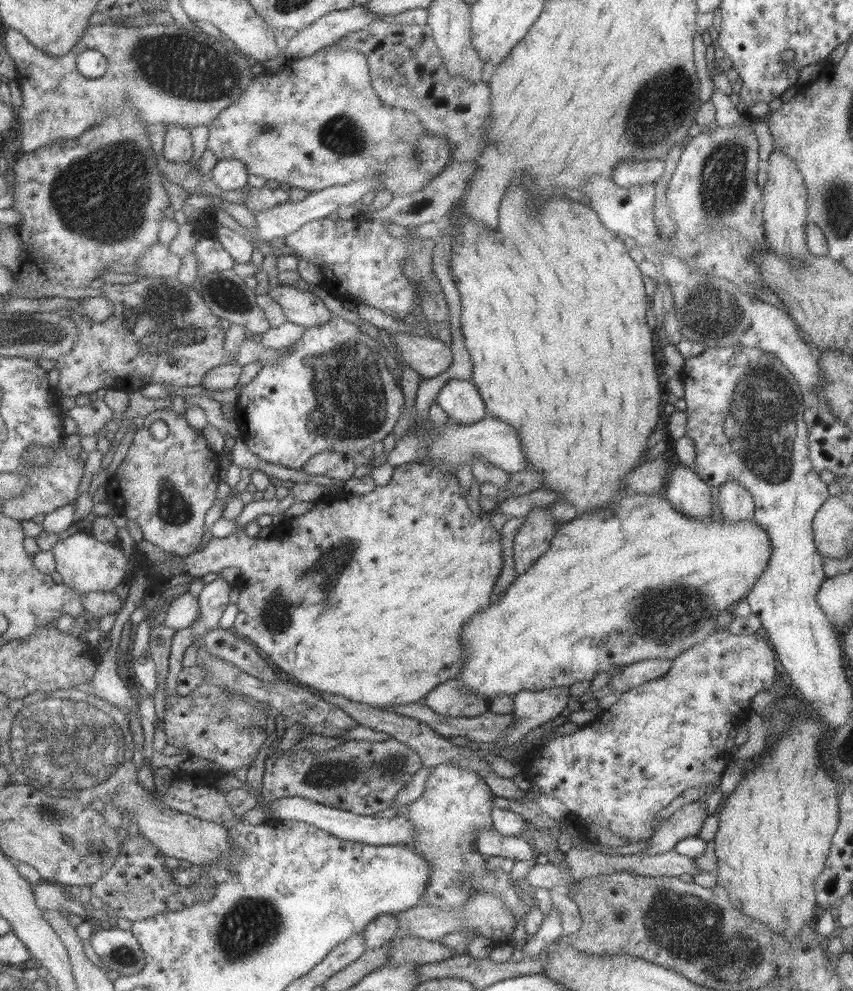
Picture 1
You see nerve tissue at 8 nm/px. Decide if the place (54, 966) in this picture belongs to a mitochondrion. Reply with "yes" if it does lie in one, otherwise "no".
no

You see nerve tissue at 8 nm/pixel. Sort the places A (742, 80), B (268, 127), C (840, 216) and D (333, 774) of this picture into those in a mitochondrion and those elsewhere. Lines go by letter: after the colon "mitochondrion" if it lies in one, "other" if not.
A: other
B: mitochondrion
C: mitochondrion
D: mitochondrion

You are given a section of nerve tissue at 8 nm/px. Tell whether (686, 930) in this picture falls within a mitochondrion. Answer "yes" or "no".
yes

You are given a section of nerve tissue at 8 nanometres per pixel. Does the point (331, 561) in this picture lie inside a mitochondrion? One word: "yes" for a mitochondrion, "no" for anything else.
yes

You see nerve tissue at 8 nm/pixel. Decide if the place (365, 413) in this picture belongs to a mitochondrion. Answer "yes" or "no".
yes

